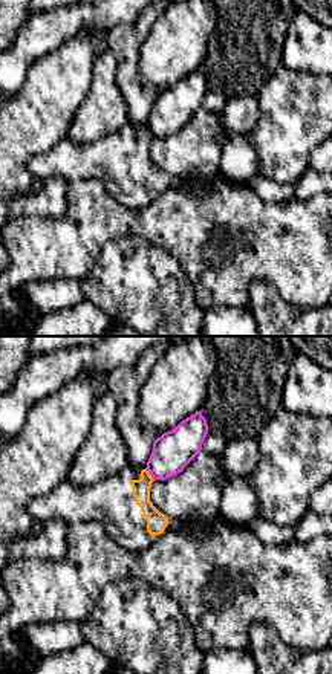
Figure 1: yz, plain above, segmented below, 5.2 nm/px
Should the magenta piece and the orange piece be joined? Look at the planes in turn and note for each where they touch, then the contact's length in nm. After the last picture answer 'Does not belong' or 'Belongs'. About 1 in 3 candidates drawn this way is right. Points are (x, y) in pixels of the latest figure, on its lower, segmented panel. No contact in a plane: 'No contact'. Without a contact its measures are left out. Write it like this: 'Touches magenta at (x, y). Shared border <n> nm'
Touches magenta at (150, 474). Shared border 80 nm

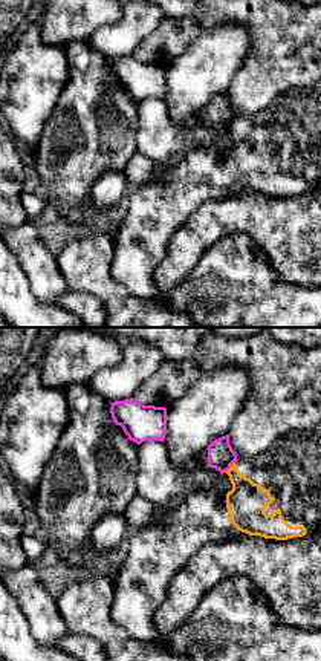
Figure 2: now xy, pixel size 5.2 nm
Touches magenta at (230, 467). Shared border 90 nm

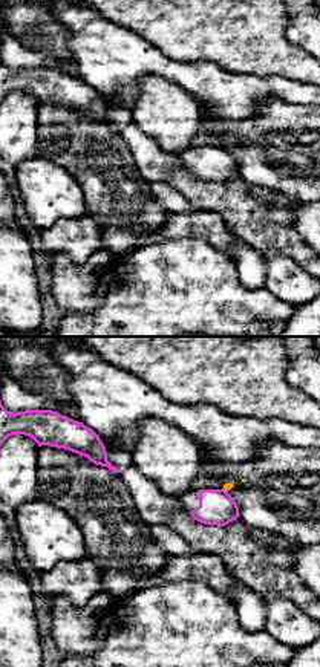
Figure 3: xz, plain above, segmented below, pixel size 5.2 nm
Touches magenta at (224, 490). Shared border 40 nm

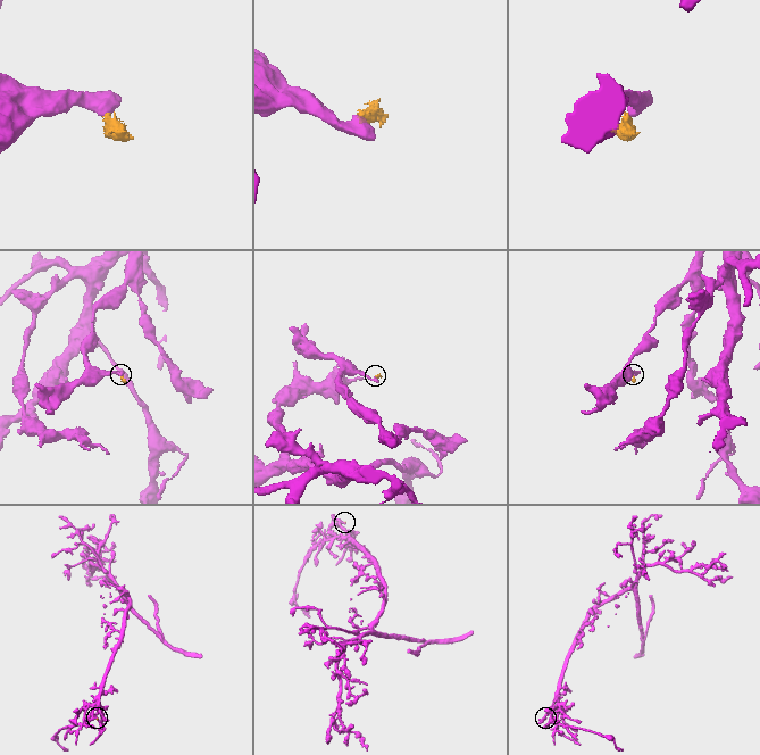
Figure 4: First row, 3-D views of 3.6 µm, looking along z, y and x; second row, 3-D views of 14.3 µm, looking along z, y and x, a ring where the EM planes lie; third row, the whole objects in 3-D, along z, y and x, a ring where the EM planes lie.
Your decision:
Does not belong

